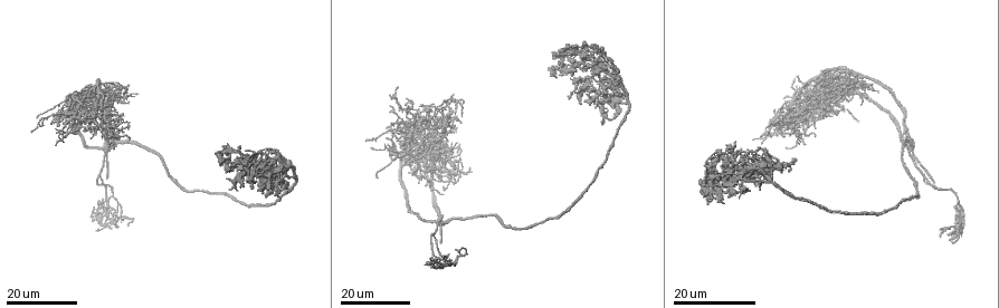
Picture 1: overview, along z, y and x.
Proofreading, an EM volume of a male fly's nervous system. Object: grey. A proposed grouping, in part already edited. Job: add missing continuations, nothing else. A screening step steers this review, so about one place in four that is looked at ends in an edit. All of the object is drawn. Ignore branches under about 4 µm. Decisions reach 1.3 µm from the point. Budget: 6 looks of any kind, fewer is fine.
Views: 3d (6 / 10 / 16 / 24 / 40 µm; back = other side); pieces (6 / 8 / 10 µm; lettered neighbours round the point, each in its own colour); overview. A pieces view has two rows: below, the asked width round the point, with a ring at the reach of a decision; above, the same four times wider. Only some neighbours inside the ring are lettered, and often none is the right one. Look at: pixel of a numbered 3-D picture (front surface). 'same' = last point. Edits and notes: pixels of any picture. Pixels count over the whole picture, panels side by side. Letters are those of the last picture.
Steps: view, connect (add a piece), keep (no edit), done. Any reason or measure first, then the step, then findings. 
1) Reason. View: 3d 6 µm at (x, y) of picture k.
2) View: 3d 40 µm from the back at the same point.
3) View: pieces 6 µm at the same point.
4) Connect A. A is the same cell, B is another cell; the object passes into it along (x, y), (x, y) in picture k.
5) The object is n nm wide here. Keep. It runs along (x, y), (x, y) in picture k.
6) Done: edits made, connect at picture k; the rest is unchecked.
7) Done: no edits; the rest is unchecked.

Free end. View: 3d 16 µm at (449, 253) of picture 1.

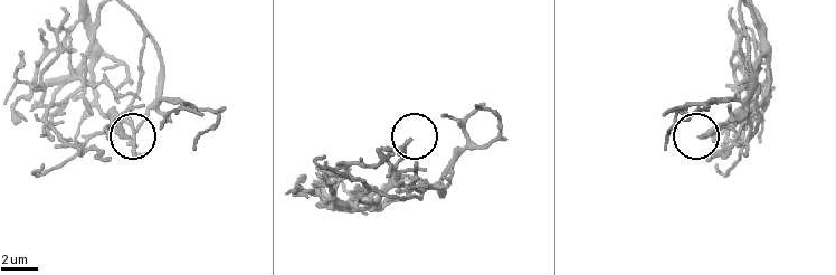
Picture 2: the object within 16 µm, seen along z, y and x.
View: pieces 8 µm at (698, 138) of picture 2.

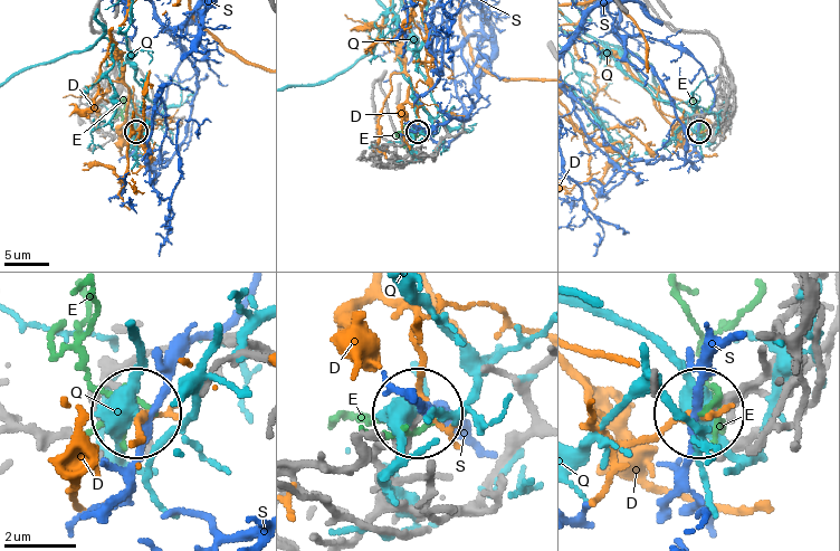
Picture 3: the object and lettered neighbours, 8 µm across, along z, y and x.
Keep. D, E, Q and S are other cells; no lettered piece goes on from it.

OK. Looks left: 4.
Free end. View: 3d 16 µm at (107, 180) of picture 1.

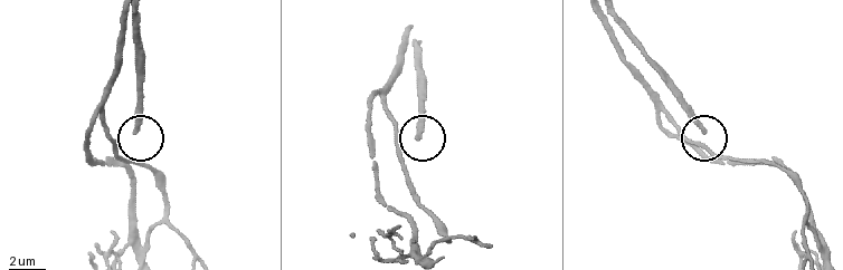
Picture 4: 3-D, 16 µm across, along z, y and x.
View: pieces 6 µm at (420, 137) of picture 4.

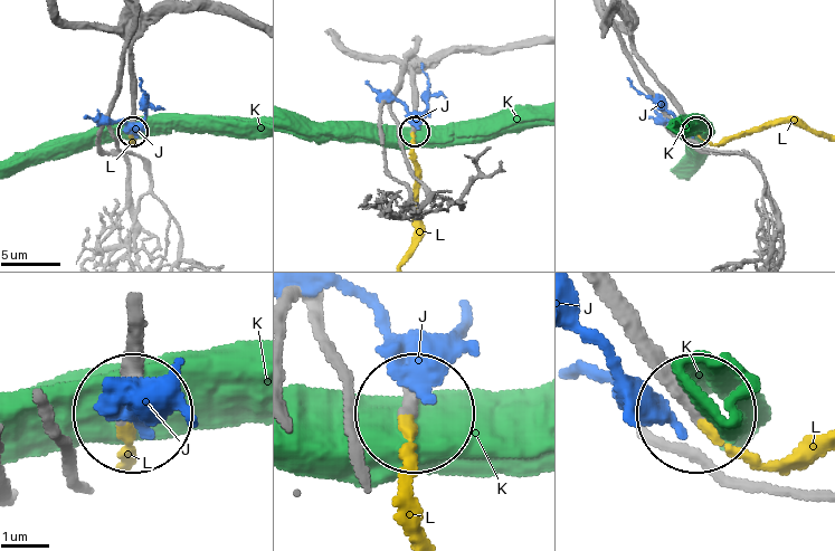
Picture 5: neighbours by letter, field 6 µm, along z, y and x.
Connect L. L is the same cell, J and K are other cells; the cell continues.

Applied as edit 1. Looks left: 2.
Done: edits made, connect at picture 5; the rest is unchecked.

